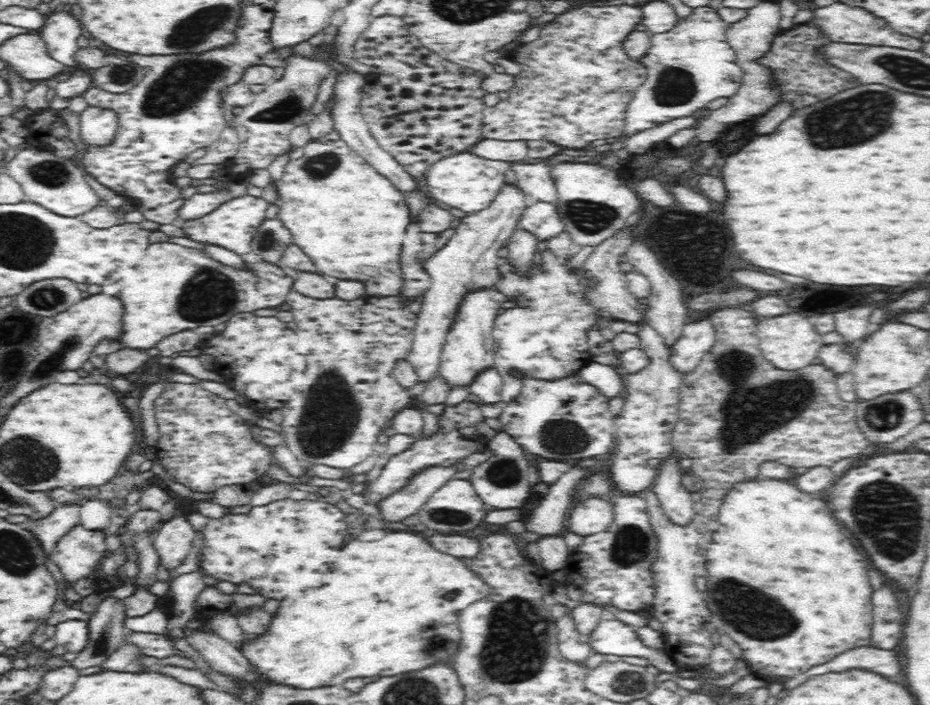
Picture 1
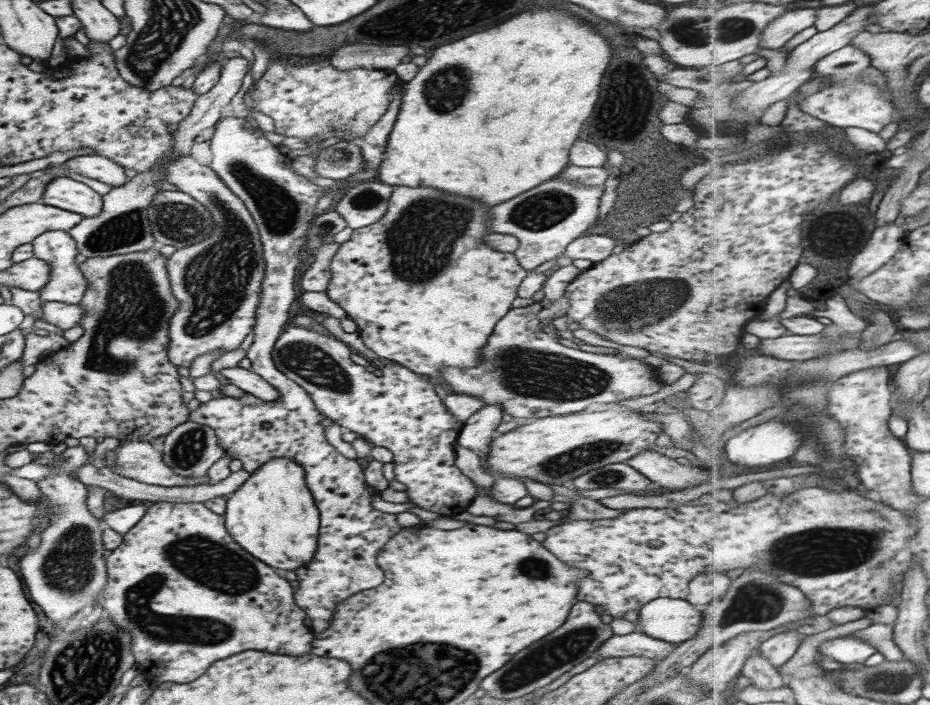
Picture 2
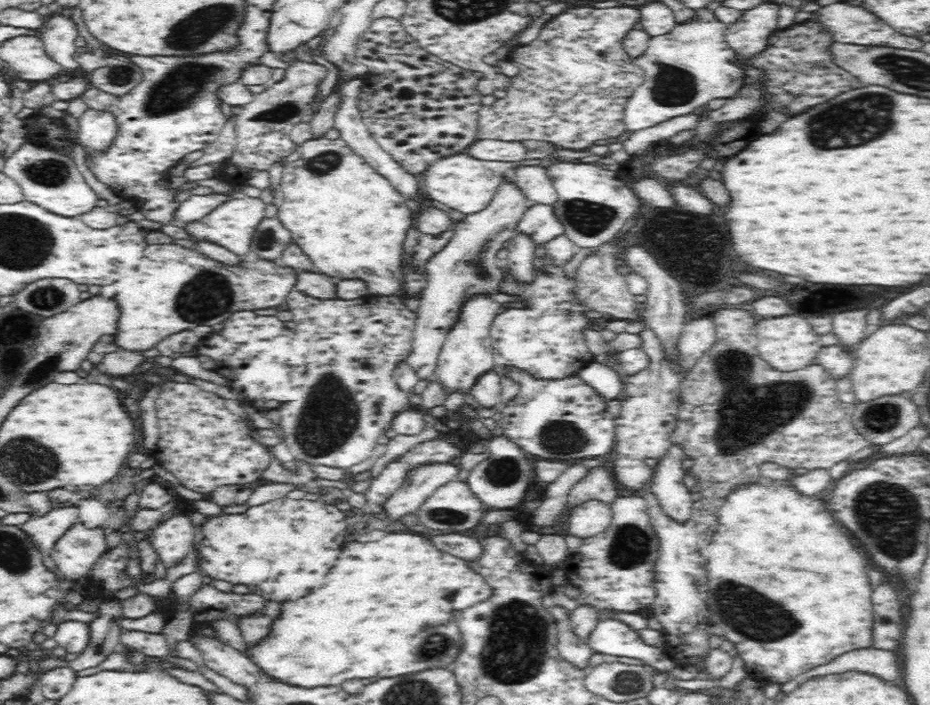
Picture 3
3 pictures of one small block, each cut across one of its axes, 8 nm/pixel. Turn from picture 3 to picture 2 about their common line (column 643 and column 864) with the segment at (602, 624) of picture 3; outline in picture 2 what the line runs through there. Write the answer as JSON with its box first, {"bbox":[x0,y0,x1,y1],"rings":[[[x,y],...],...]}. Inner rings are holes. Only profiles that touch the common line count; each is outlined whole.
{"bbox":[819,635,879,664],"rings":[[[850,635],[824,641],[819,647],[819,656],[829,656],[842,664],[863,664],[877,652],[879,650],[873,644]]]}

